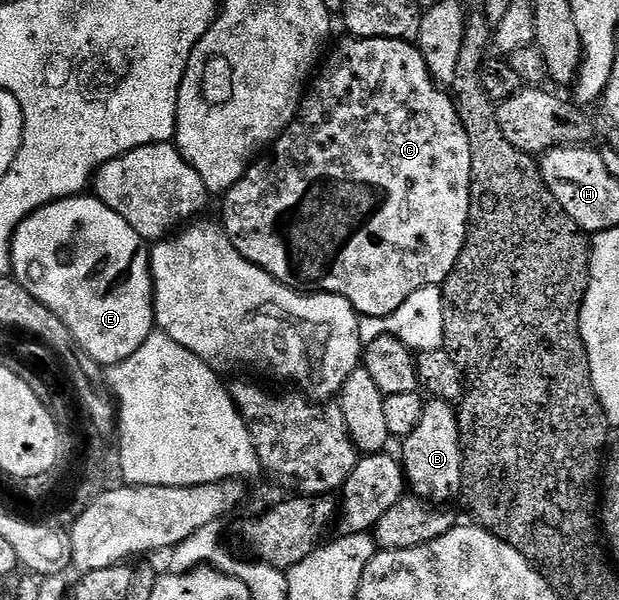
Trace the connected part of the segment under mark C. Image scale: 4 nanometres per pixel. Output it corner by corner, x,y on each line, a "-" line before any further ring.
346,37
346,40
326,59
326,64
317,68
308,90
303,94
302,106
285,131
274,140
268,153
255,158
244,173
244,177
227,191
222,203
221,226
226,236
236,245
249,263
264,269
285,287
293,287
303,293
323,295
343,295
354,307
359,316
383,319
416,289
437,287
445,283
452,273
456,261
466,244
466,228
470,225
470,186
472,181
472,147
468,145
468,135
454,108
454,100
446,95
441,86
430,76
424,57
413,42
398,39
359,39

